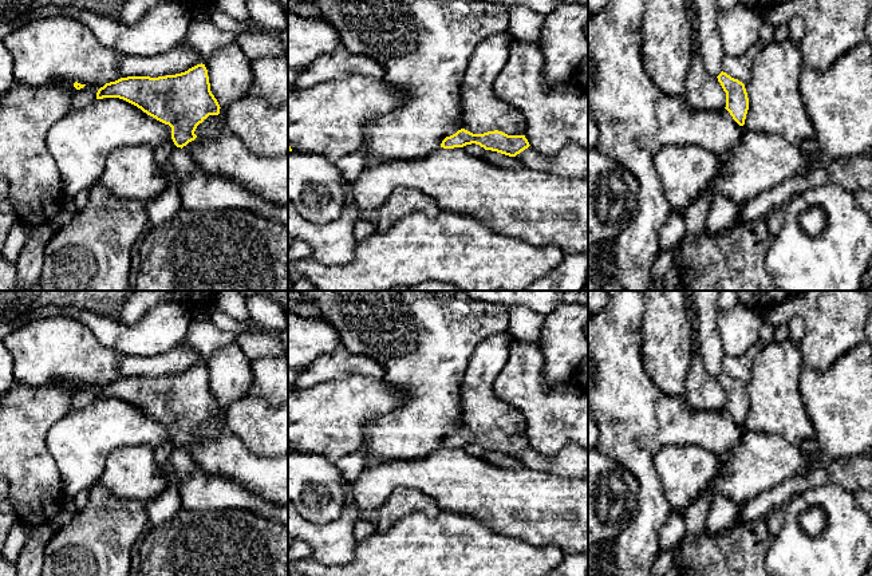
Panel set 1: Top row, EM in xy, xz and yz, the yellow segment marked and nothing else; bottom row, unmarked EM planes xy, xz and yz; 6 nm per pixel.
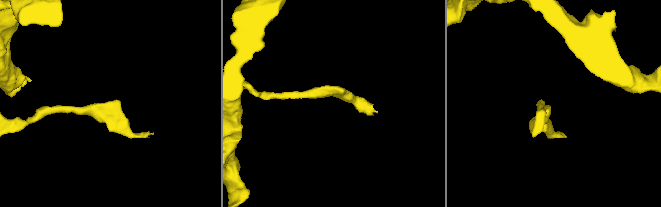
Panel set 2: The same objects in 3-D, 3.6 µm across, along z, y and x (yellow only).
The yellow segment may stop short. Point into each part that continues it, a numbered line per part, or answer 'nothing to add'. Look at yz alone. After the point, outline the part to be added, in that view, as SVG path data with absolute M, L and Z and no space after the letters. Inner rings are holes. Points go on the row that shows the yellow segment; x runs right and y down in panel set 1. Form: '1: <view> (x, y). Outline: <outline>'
nothing to add

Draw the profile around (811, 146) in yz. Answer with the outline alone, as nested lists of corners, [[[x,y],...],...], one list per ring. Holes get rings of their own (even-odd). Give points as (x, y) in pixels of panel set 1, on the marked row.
[[[816,137],[805,139],[798,145],[798,147],[810,157],[812,163],[818,166],[820,163],[824,162],[825,155],[818,150],[818,142]]]

